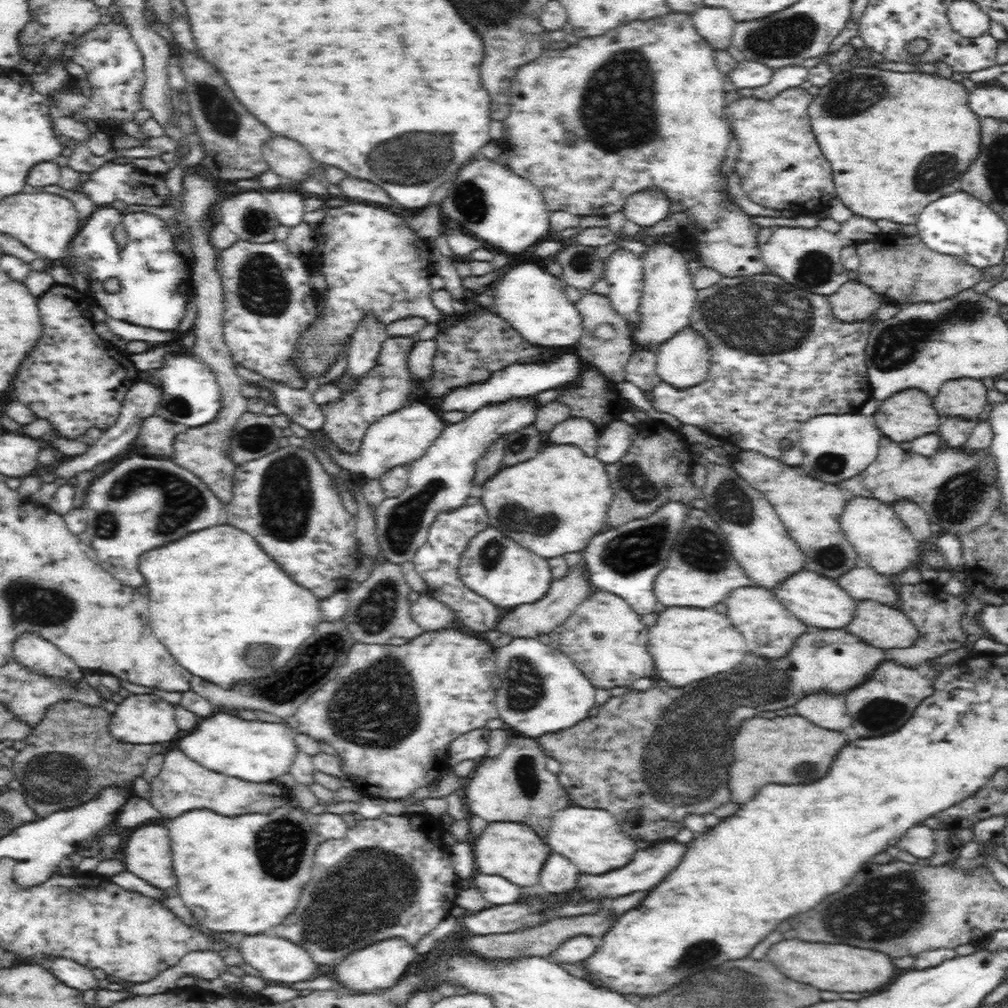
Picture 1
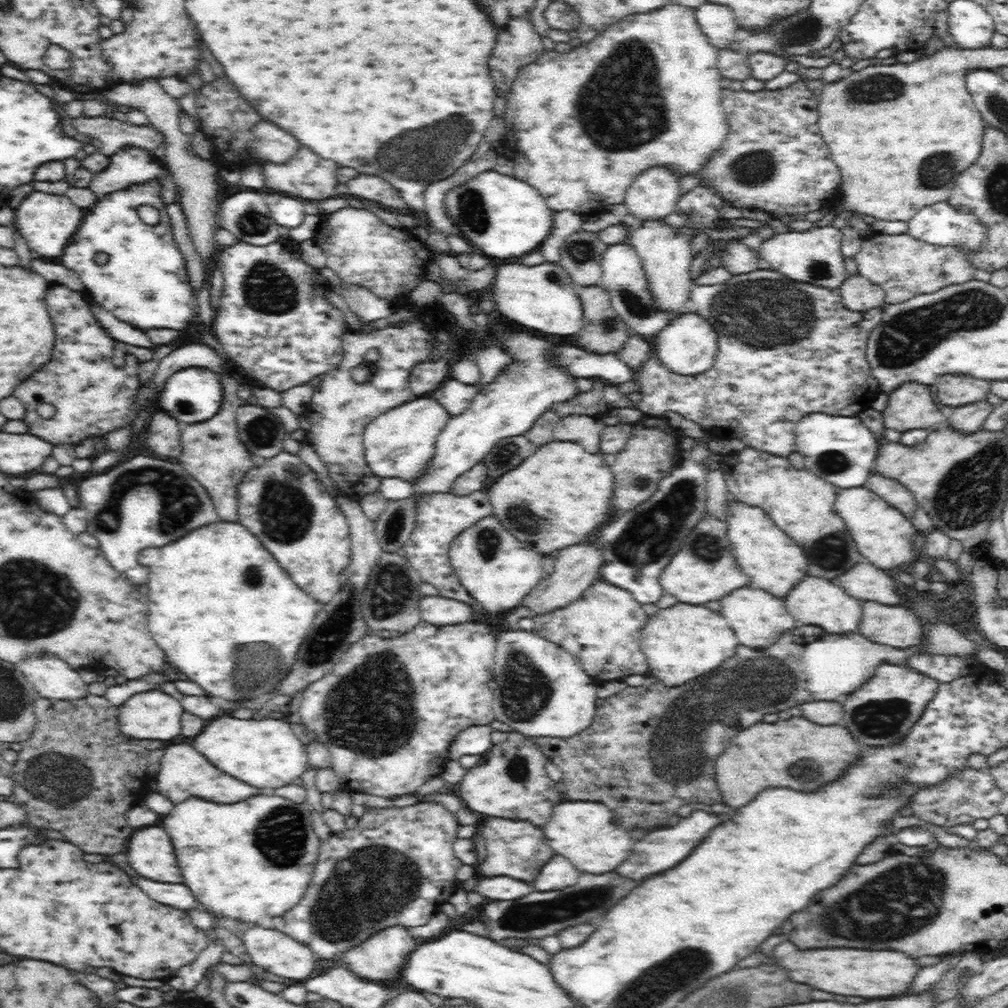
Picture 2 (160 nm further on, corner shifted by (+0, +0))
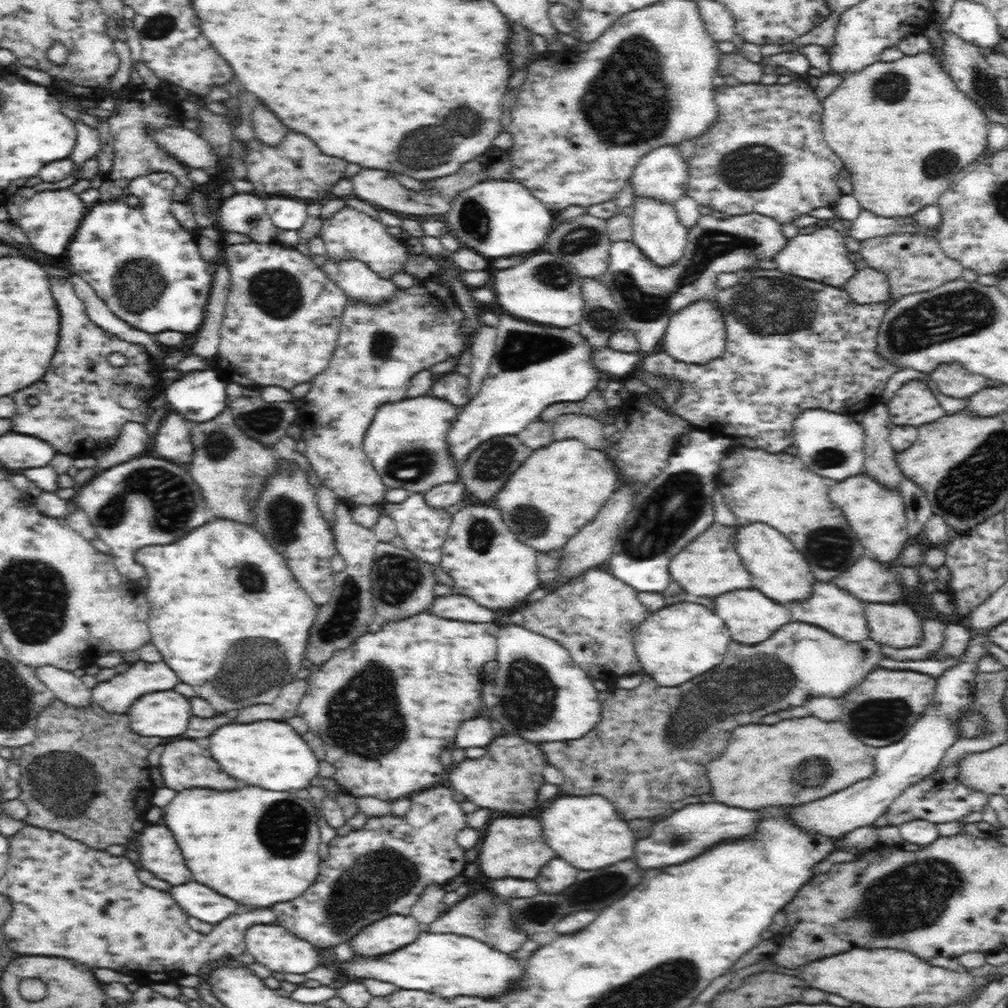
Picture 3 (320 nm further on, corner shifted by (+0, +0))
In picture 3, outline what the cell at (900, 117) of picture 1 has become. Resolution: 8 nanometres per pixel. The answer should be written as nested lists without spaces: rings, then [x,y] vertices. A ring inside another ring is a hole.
[[[935,21],[928,23],[922,33],[929,40],[928,50],[904,55],[893,62],[881,60],[847,74],[831,94],[821,100],[823,137],[850,174],[852,196],[862,209],[882,218],[908,217],[925,206],[936,205],[956,173],[974,163],[989,144],[986,117],[948,72],[946,37],[936,27]]]

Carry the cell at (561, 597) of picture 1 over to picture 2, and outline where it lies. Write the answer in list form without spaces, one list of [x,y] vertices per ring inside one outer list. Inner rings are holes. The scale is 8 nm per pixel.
[[[583,542],[570,549],[562,549],[559,556],[555,558],[555,568],[544,580],[535,586],[535,590],[526,598],[523,598],[520,605],[528,608],[536,617],[545,617],[553,612],[571,607],[577,600],[580,600],[584,593],[594,583],[599,581],[598,571],[602,564],[601,550],[595,546]]]

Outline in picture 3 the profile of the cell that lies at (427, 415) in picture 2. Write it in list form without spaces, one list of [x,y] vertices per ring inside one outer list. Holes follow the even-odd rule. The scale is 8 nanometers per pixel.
[[[426,394],[420,398],[410,398],[404,402],[396,402],[392,406],[384,406],[375,414],[368,429],[364,432],[363,449],[387,488],[404,488],[411,493],[427,493],[442,482],[450,482],[459,478],[444,448],[444,434],[448,432],[448,426],[452,424],[452,420],[458,413],[459,409],[452,404]]]

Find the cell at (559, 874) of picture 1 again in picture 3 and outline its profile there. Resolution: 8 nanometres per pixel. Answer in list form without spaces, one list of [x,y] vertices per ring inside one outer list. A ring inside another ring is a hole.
[[[554,858],[542,868],[542,872],[538,874],[538,878],[534,882],[538,884],[540,892],[556,894],[556,892],[560,892],[566,886],[576,882],[576,872],[578,870],[574,866],[570,866],[566,860]]]

